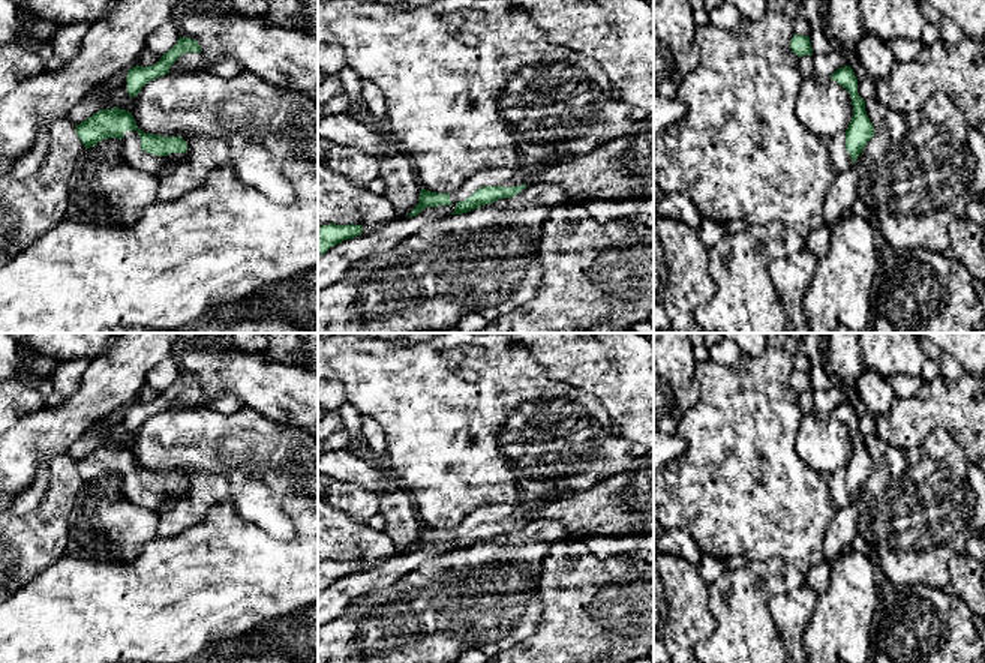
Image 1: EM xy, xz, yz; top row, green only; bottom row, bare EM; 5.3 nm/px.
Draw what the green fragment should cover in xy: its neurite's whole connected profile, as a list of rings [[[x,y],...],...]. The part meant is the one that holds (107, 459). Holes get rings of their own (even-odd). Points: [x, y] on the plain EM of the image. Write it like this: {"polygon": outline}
{"polygon": [[[100,446],[76,460],[76,471],[85,484],[108,474],[121,477],[124,496],[136,506],[156,512],[168,495],[178,495],[187,480],[181,472],[162,472],[142,468],[126,446]]]}

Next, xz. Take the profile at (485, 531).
{"polygon": [[[568,492],[555,494],[546,498],[540,498],[532,504],[523,506],[487,504],[469,513],[453,530],[436,530],[421,525],[418,540],[408,554],[417,552],[427,543],[451,540],[456,542],[456,546],[451,550],[463,550],[481,542],[492,540],[498,536],[516,532],[529,520],[529,518],[526,516],[526,512],[529,508],[538,506],[540,502],[544,502],[546,500],[555,500],[564,495],[568,495]]]}

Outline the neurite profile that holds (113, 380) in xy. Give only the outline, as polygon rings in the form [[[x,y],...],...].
[[[114,333],[108,339],[106,351],[90,360],[76,390],[64,398],[60,406],[45,405],[21,417],[0,436],[0,494],[22,494],[34,483],[43,462],[66,454],[69,447],[94,423],[109,418],[115,410],[129,405],[142,387],[145,375],[160,360],[169,357],[172,346],[181,338],[183,333]]]

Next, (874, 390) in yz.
[[[864,368],[864,372],[856,384],[856,390],[858,396],[867,406],[867,411],[873,416],[886,414],[895,398],[888,378],[868,368]]]

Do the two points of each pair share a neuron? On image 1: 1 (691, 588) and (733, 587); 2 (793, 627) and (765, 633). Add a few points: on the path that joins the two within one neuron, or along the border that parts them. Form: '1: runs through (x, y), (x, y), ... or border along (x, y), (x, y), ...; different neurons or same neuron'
1: border along (706, 584), (706, 603), (715, 623); different neurons
2: border along (772, 596), (769, 614), (784, 647); different neurons

